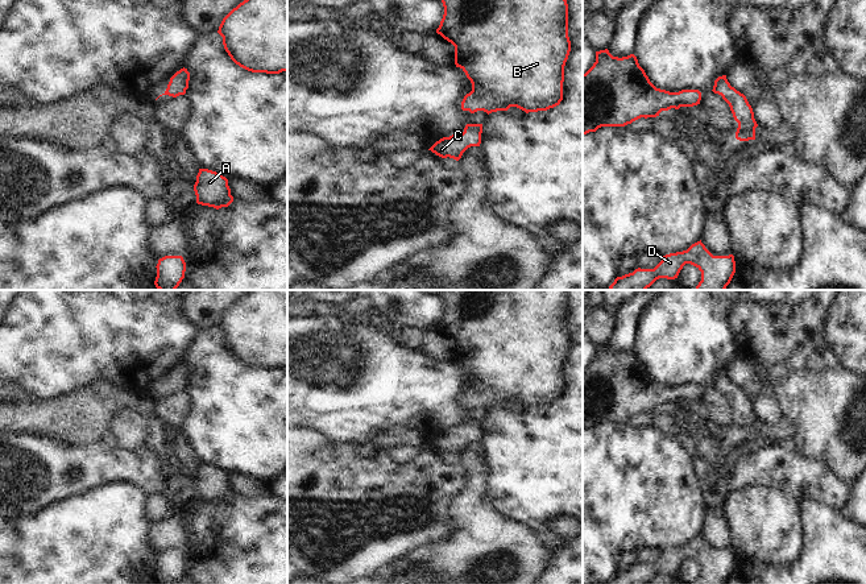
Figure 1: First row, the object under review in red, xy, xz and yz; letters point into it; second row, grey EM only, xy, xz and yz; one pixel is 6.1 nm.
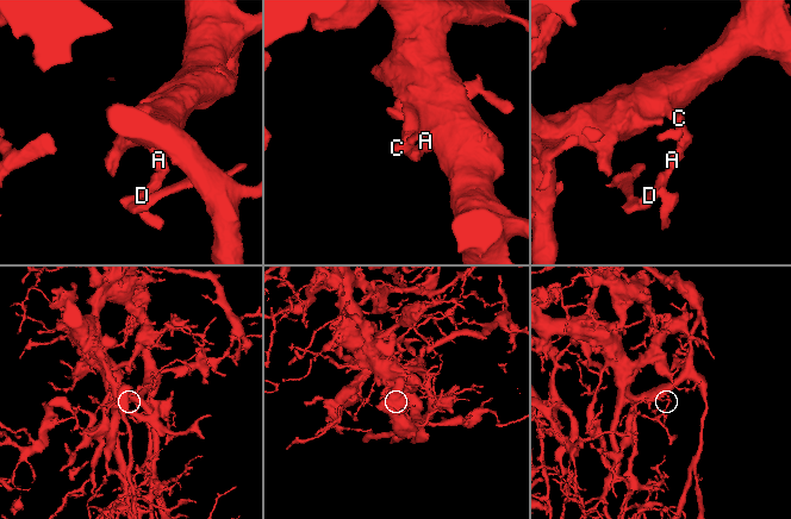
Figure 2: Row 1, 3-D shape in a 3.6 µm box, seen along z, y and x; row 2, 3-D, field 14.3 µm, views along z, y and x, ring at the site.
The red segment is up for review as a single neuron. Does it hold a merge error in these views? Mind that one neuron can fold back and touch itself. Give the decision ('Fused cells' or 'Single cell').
Single cell.

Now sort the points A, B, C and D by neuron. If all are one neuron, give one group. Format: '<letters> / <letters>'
A B C D

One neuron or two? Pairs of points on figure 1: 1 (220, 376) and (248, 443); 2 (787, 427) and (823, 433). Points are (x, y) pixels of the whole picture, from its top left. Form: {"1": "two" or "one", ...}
{"1": "one", "2": "two"}

